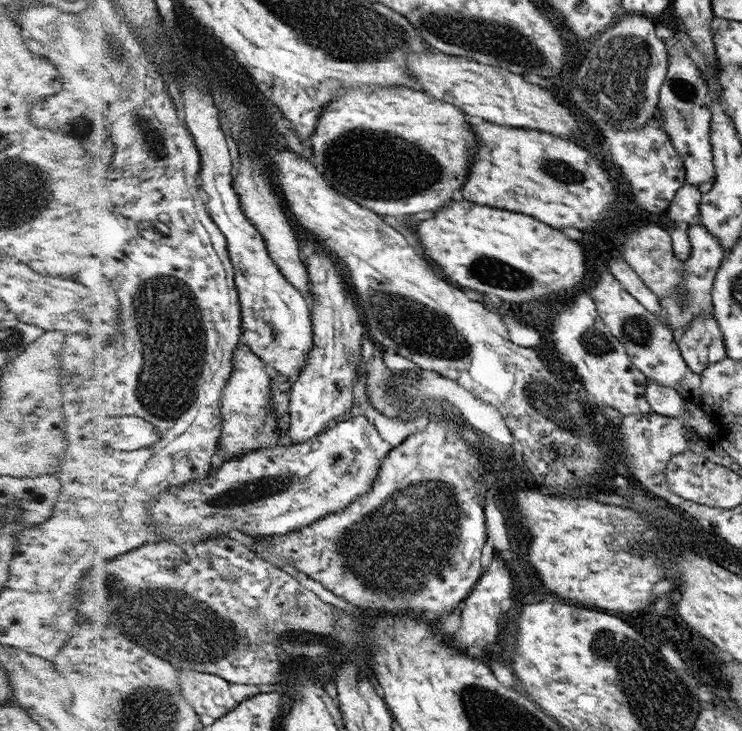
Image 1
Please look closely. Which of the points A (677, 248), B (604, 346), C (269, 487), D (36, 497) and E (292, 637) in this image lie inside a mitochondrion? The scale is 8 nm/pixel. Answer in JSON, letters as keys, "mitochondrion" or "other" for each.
{"A":"other","B":"mitochondrion","C":"mitochondrion","D":"other","E":"mitochondrion"}

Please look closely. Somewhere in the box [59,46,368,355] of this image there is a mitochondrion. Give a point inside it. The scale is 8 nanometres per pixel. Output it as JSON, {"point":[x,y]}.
{"point":[147,131]}

